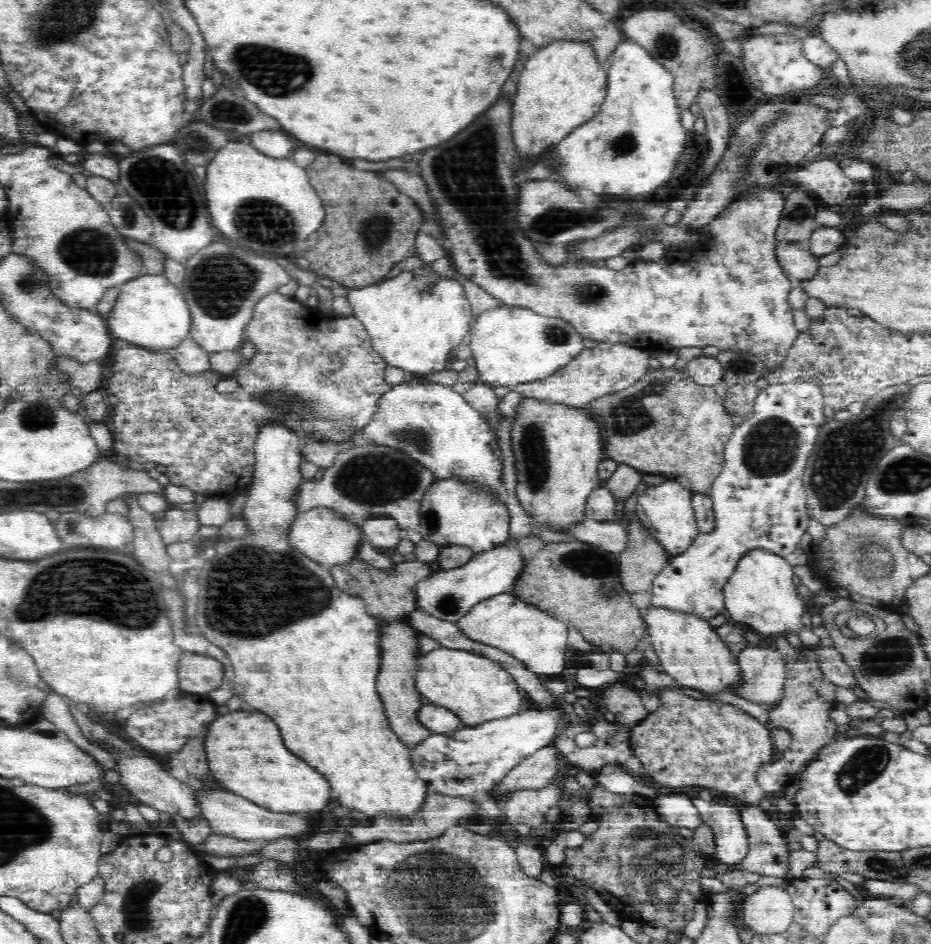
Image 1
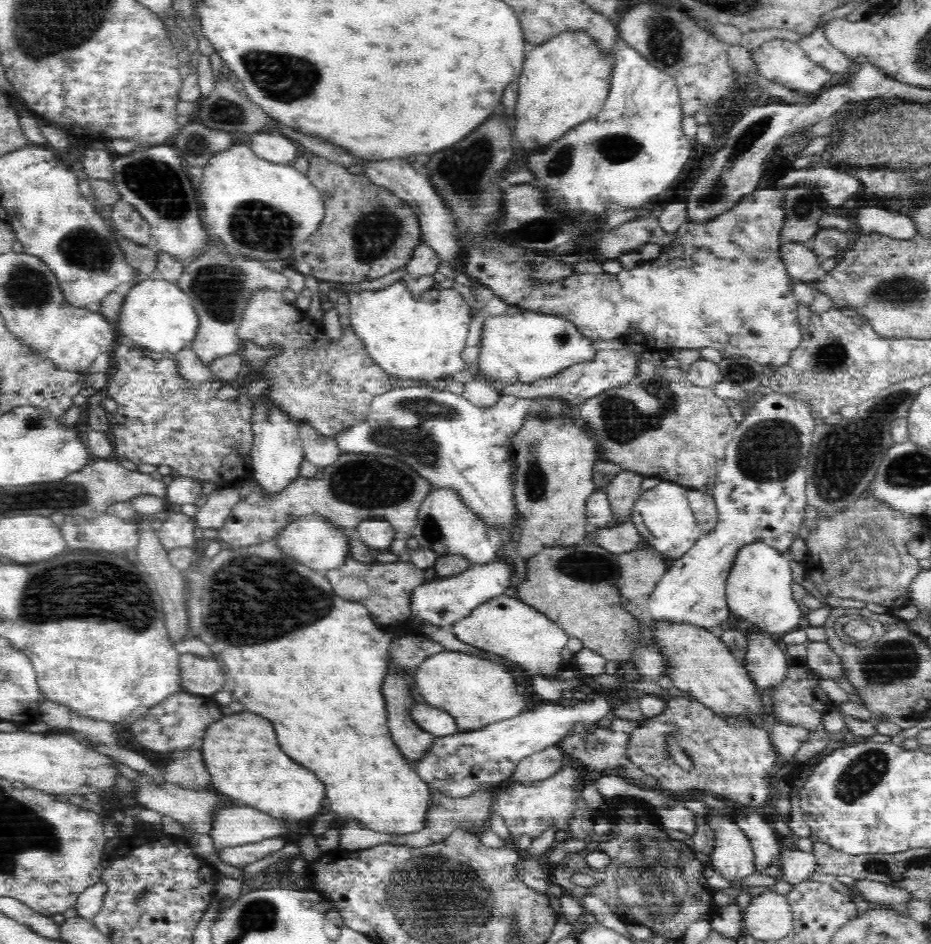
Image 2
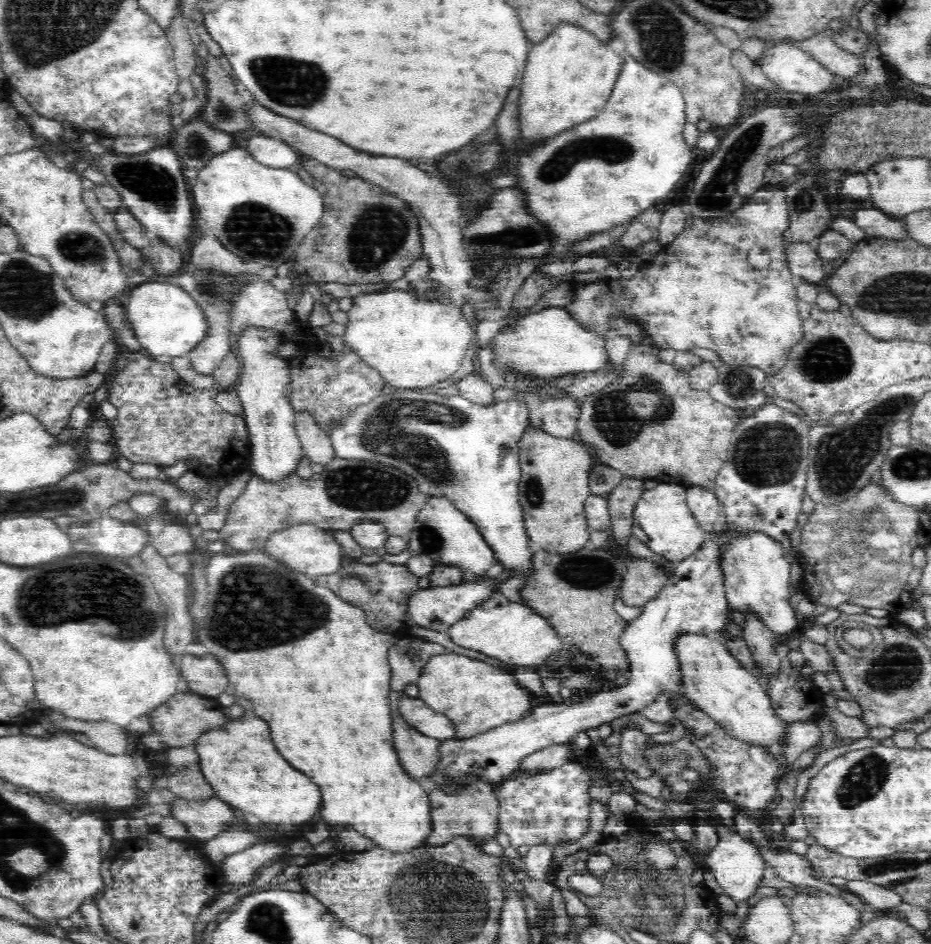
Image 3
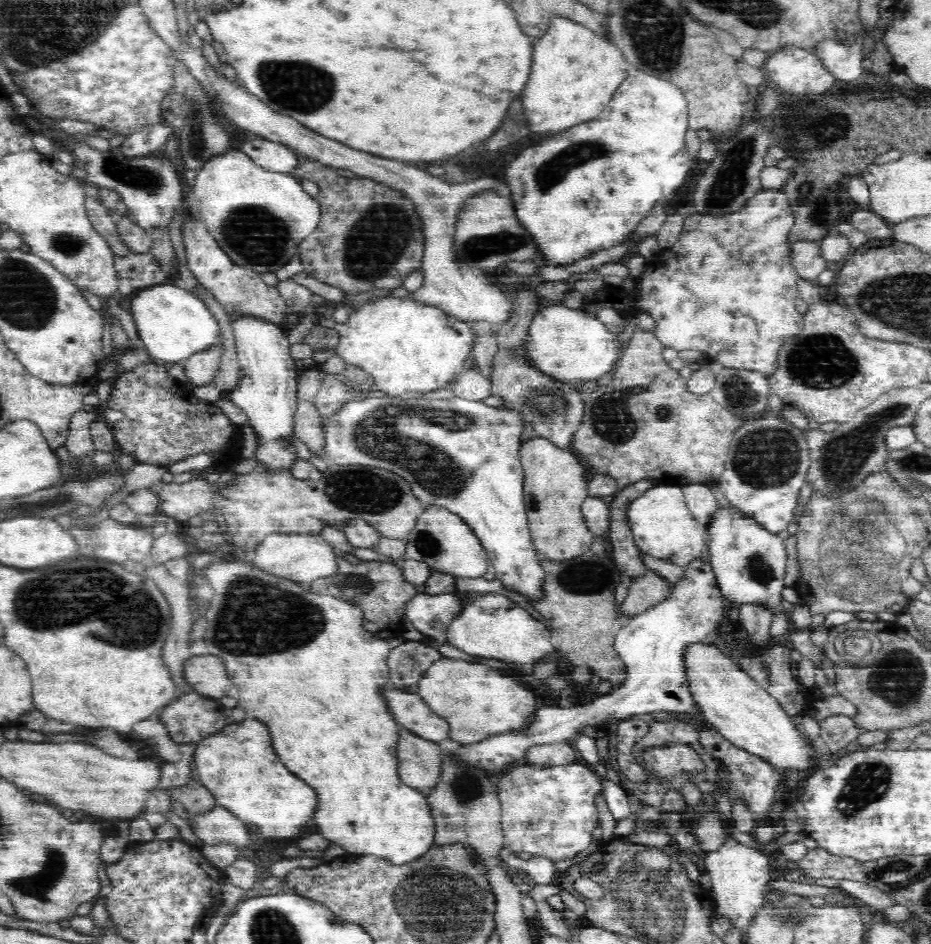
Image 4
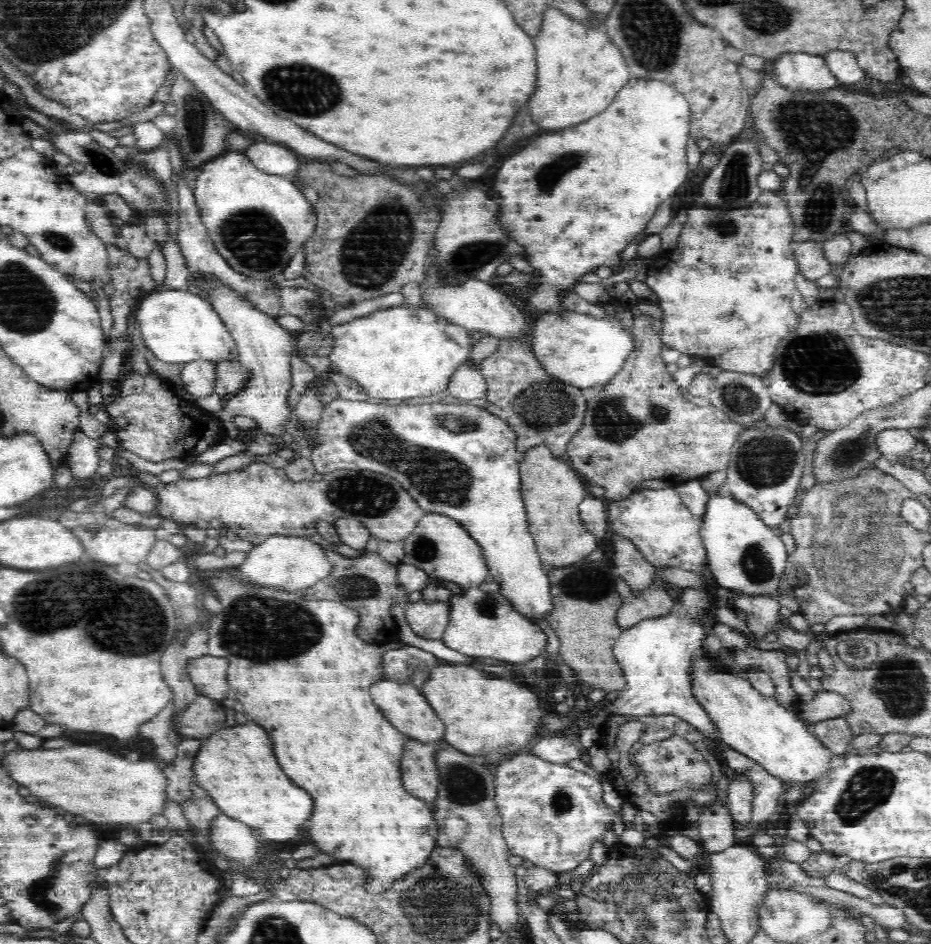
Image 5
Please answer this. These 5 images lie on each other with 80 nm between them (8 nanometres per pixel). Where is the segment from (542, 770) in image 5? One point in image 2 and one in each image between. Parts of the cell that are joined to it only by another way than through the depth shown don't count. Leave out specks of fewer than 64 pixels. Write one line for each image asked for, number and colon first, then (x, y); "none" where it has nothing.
2: (530, 810)
3: (553, 806)
4: (550, 811)

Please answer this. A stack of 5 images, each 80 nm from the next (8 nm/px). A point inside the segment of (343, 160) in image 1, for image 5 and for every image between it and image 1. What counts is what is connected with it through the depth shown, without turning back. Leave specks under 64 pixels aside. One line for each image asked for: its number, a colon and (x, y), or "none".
2: (367, 232)
3: (367, 234)
4: (369, 236)
5: (373, 235)

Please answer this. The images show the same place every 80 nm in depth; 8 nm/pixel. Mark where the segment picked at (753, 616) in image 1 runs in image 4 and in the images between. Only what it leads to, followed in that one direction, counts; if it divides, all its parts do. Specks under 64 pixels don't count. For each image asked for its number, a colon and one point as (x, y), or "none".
2: (759, 589)
3: (757, 582)
4: (750, 563)

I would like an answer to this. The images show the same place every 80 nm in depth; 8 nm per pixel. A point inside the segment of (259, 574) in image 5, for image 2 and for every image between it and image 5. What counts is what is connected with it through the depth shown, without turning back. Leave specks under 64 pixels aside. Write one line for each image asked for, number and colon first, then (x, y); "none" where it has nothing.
2: (313, 539)
3: (310, 547)
4: (304, 556)

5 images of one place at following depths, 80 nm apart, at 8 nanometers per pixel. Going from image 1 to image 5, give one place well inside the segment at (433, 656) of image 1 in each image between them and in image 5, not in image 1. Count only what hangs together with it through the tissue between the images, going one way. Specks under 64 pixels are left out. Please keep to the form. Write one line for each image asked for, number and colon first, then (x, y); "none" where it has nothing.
2: (476, 692)
3: (477, 696)
4: (476, 700)
5: (481, 710)

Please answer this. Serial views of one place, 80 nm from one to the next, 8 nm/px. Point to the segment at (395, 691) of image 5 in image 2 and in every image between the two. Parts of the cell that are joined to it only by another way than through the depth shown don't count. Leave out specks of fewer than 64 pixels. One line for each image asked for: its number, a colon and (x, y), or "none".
2: (436, 720)
3: (431, 722)
4: (409, 709)

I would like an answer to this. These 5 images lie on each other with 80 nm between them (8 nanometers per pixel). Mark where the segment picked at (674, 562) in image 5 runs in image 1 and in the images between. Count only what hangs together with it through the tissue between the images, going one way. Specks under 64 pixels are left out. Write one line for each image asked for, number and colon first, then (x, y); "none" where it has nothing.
1: (668, 505)
2: (665, 509)
3: (670, 529)
4: (663, 525)

